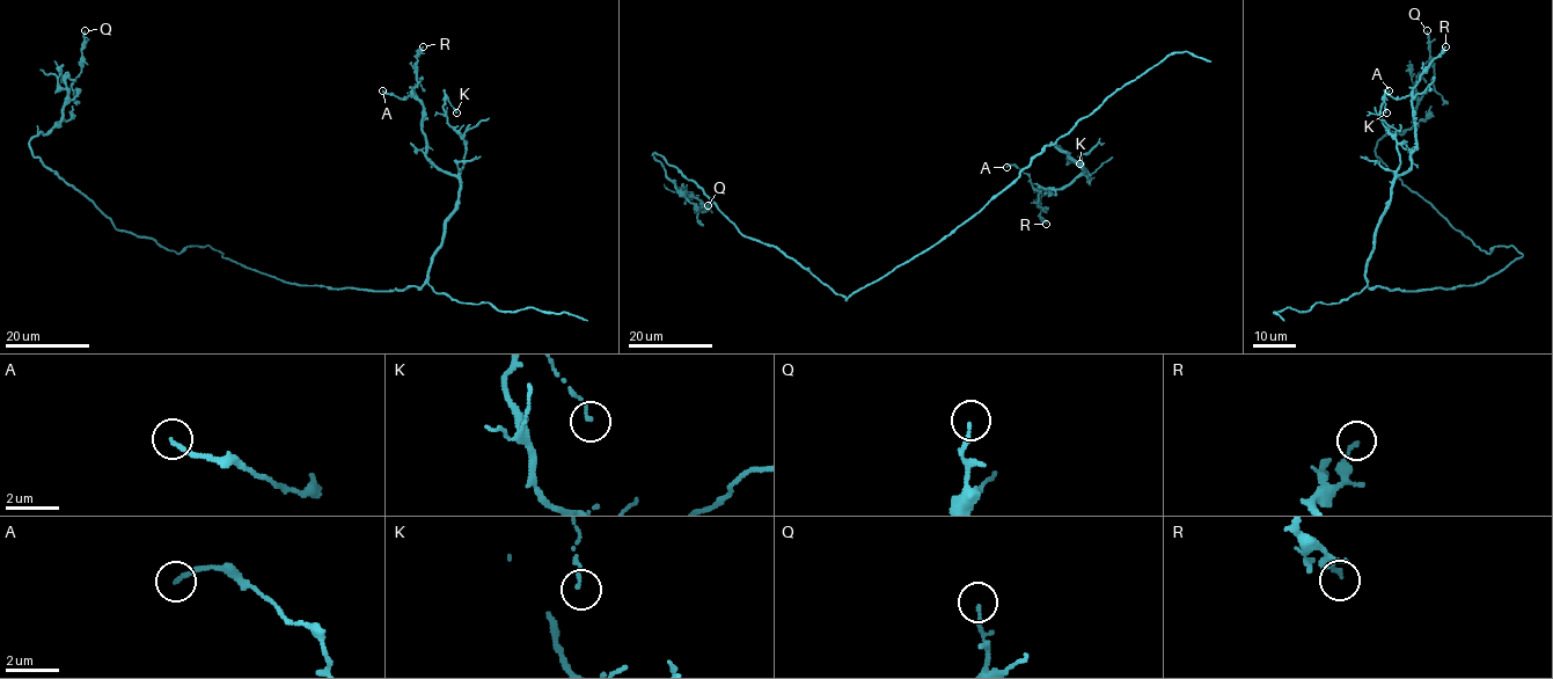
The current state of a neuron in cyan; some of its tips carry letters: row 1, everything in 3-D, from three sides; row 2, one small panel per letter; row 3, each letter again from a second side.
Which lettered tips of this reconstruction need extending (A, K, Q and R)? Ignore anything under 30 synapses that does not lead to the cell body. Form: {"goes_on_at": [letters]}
{"goes_on_at": []}

